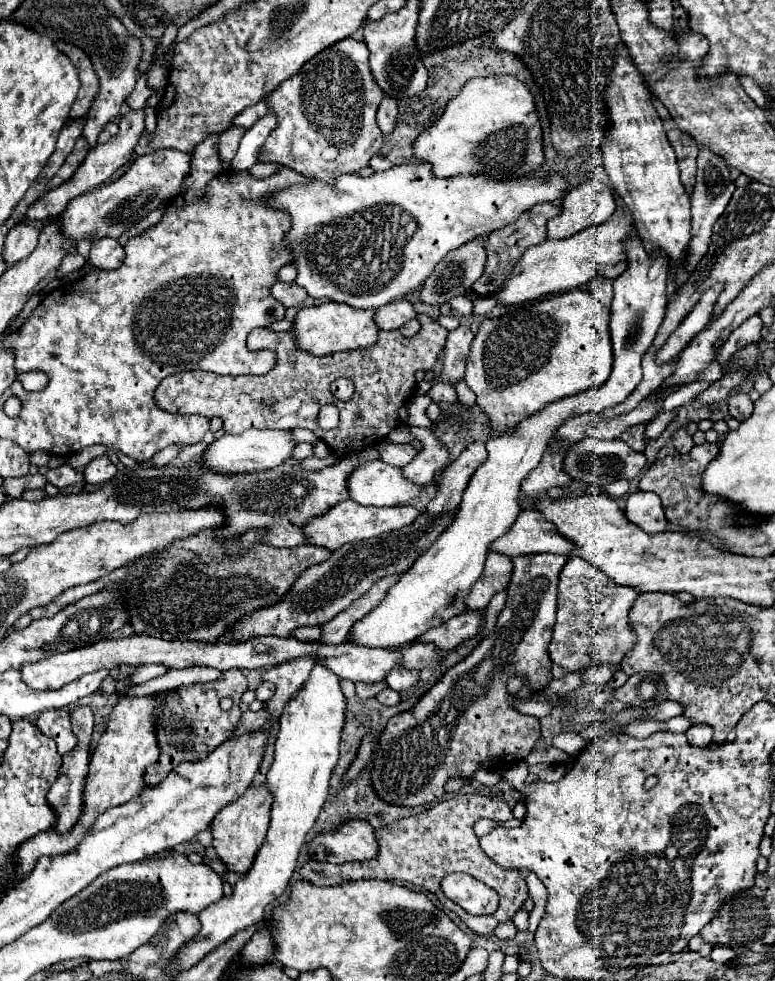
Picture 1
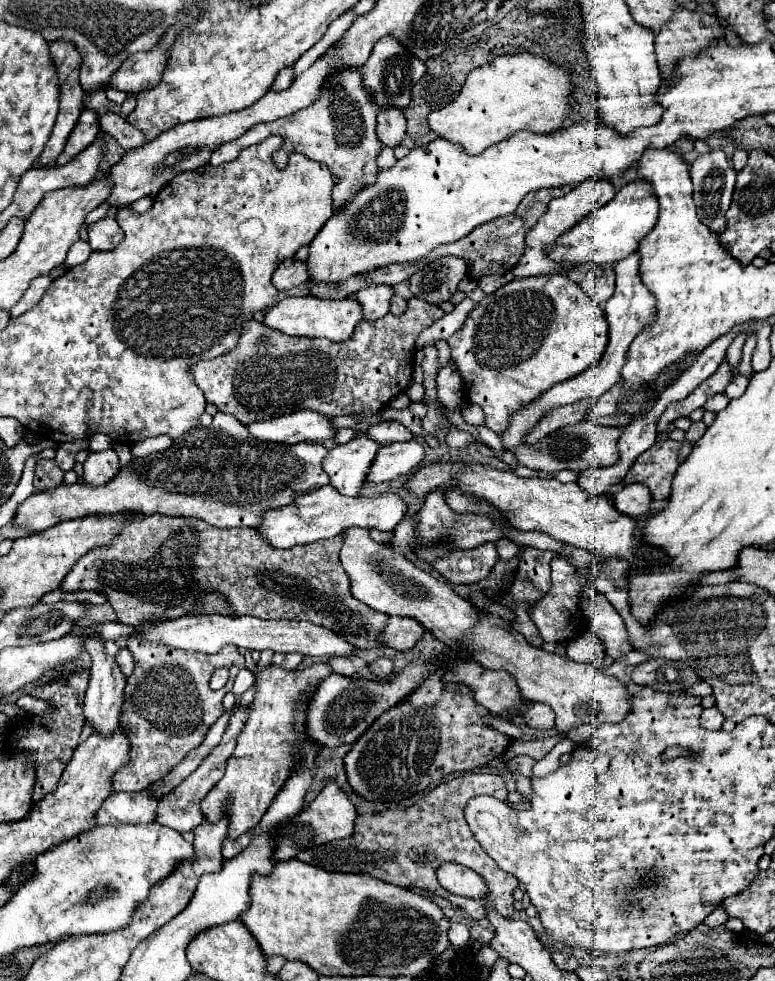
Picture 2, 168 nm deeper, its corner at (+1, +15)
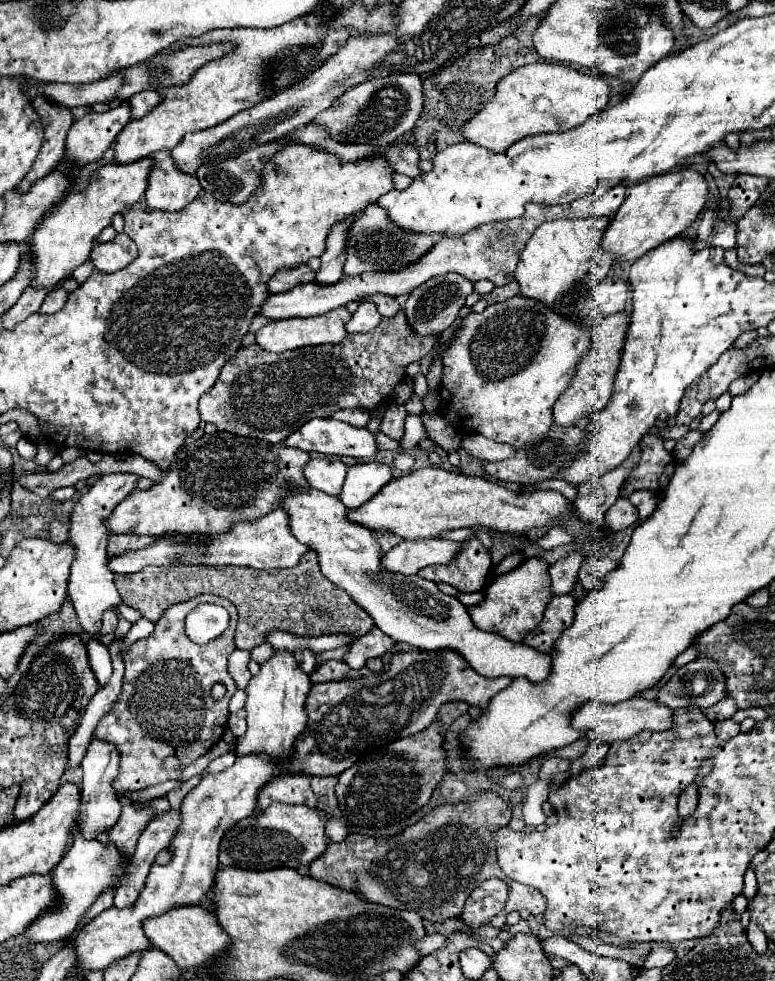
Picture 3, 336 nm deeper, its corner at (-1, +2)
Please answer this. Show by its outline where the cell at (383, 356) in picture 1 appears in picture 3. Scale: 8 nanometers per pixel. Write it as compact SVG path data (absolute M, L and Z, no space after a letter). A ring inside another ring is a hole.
M399 309L395 317L383 317L373 331L347 335L341 343L335 345L301 347L285 353L267 353L259 345L241 347L233 355L233 359L223 365L213 389L201 397L199 415L201 421L213 423L219 431L229 431L243 437L257 437L267 443L279 443L313 417L331 417L331 413L335 413L337 409L347 407L371 411L377 405L385 403L391 397L395 385L405 377L405 367L429 355L435 347L435 341L437 337L415 335L415 331L407 327L405 311Z

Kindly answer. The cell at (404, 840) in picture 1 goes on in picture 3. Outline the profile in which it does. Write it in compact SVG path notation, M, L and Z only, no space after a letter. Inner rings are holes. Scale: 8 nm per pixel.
M481 793L473 803L467 801L435 807L401 835L389 839L373 839L353 833L341 843L331 843L327 851L309 865L309 869L315 879L323 879L347 891L355 887L367 897L367 901L393 909L415 911L433 923L445 923L447 919L459 917L465 899L477 883L489 877L499 877L507 881L511 897L505 909L491 919L491 925L505 929L505 917L511 911L525 909L531 915L541 915L547 907L545 897L535 887L509 879L497 865L493 831L497 827L507 827L509 821L511 809L507 807L507 801L495 793Z

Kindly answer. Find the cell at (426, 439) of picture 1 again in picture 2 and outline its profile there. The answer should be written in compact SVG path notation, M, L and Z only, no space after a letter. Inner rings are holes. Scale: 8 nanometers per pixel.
M417 440L383 446L373 460L369 482L389 482L403 474L411 474L421 466L423 456L425 448Z

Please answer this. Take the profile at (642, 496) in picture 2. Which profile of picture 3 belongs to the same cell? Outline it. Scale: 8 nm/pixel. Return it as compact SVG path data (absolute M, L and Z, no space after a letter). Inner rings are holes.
M621 497L615 501L615 505L611 505L611 509L605 515L605 521L607 521L607 527L611 527L613 531L623 531L627 527L633 527L639 521L637 507L629 499Z

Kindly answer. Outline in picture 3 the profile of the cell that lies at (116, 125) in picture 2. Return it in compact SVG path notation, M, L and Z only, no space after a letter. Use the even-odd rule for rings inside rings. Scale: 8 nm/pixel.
M161 151L155 155L157 163L149 177L149 187L145 201L149 209L179 211L189 205L201 191L201 185L195 175L183 173L177 169L171 151Z

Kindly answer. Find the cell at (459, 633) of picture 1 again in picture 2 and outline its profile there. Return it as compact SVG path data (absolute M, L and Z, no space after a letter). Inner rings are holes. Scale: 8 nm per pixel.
M393 616L385 628L385 642L395 650L411 650L427 630L413 618Z

